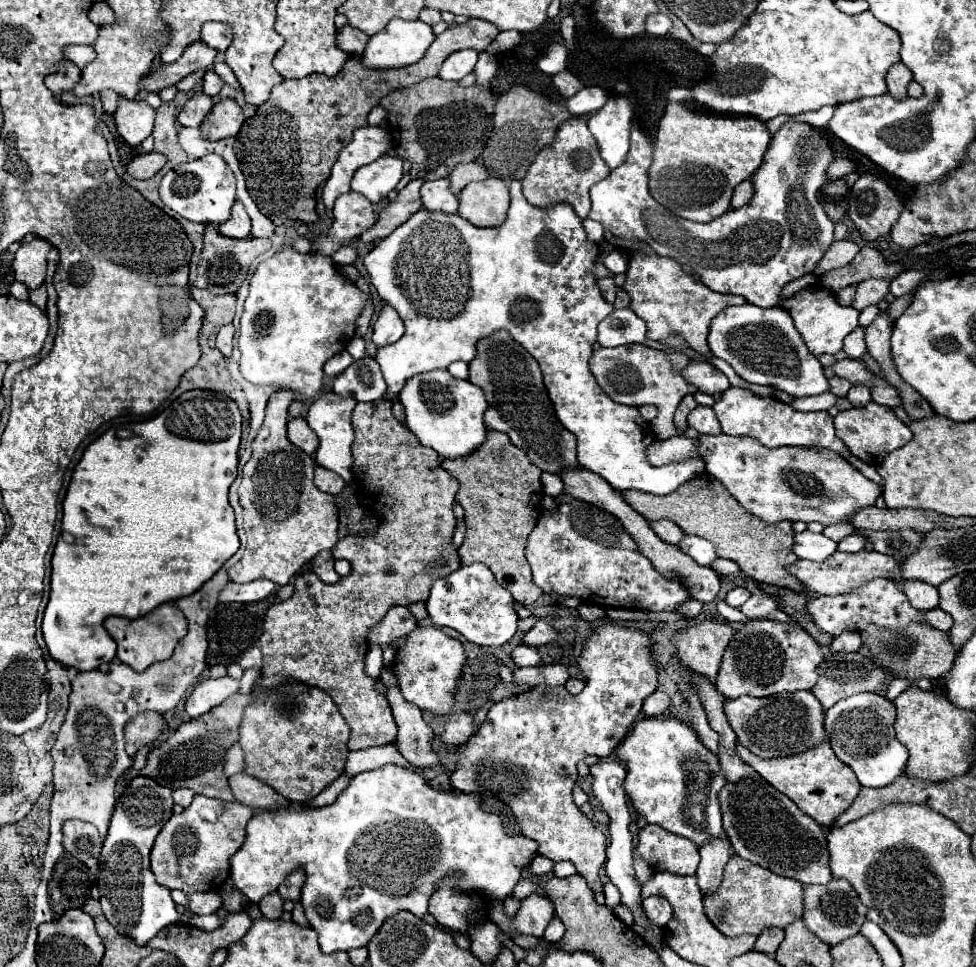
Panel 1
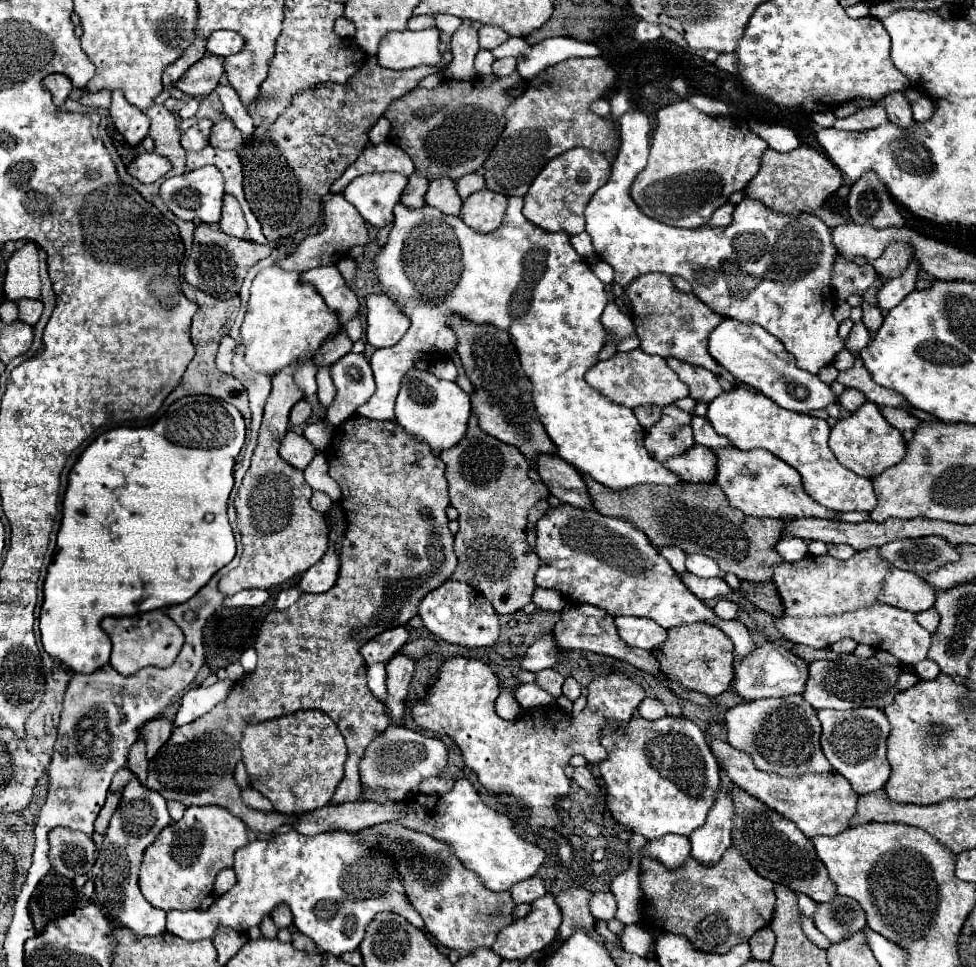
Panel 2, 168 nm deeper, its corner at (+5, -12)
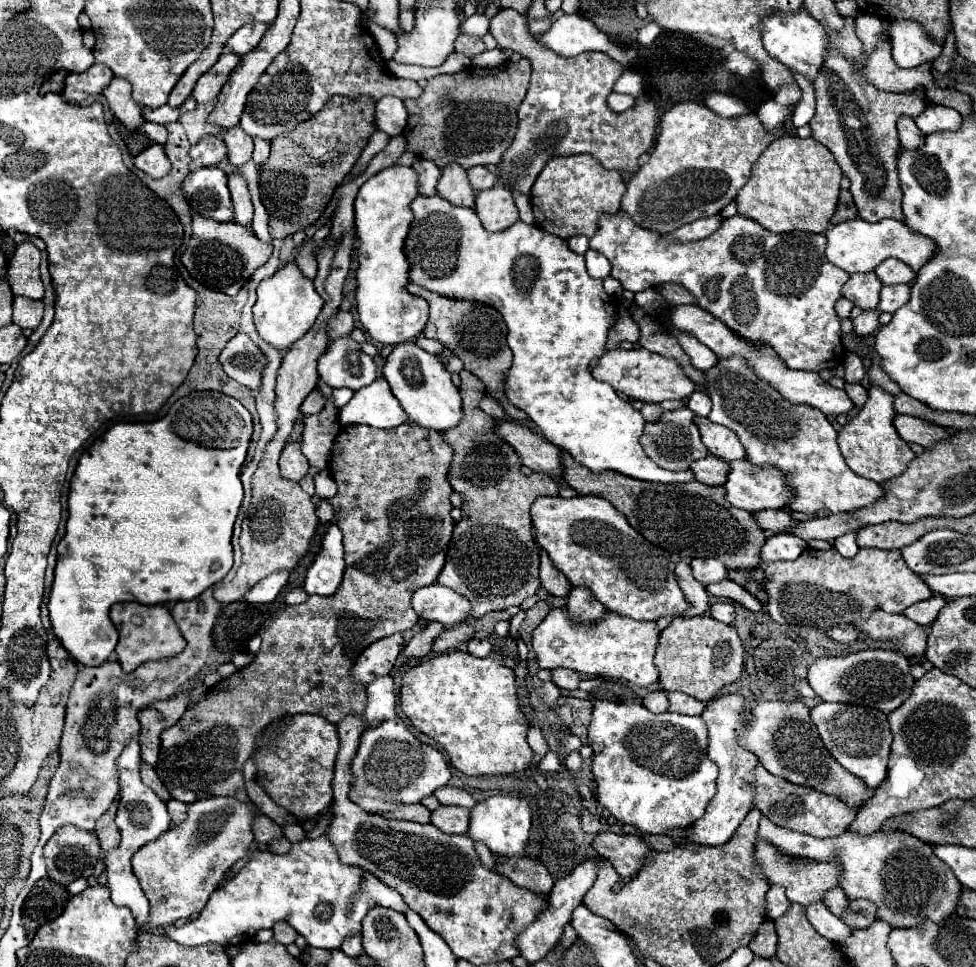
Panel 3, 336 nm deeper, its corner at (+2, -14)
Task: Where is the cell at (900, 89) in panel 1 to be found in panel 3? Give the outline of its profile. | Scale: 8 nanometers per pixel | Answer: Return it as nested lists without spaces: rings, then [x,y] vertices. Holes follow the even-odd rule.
[[[902,116],[898,120],[898,134],[900,134],[900,146],[902,148],[916,150],[924,144],[924,134],[918,130],[914,120],[908,118],[908,116]]]

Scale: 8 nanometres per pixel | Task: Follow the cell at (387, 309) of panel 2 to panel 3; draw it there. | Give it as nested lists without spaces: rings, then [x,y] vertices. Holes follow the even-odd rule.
[[[390,166],[366,180],[356,196],[354,202],[354,212],[356,212],[356,248],[358,248],[358,270],[356,270],[356,280],[358,280],[358,290],[356,290],[356,308],[360,314],[360,322],[364,330],[370,334],[374,342],[380,344],[400,344],[410,338],[414,338],[418,332],[424,330],[426,320],[428,320],[428,304],[424,298],[412,296],[406,290],[408,284],[408,262],[404,256],[404,240],[412,222],[412,210],[410,202],[418,196],[416,192],[416,172],[412,168],[400,168],[400,166]]]

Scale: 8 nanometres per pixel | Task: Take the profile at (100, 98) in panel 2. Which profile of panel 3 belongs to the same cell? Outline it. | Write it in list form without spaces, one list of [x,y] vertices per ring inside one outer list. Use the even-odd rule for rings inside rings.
[[[94,64],[86,72],[68,74],[68,80],[66,80],[62,96],[68,102],[82,104],[82,102],[86,102],[92,96],[102,94],[102,90],[110,84],[112,78],[114,76],[112,76],[110,68],[104,68],[102,64]]]

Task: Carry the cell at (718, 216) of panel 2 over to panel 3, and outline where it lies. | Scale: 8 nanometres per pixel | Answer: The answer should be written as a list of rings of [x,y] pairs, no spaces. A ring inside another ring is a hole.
[[[720,214],[710,216],[710,218],[700,218],[700,220],[694,220],[692,224],[684,224],[684,228],[678,228],[676,232],[666,234],[664,238],[672,240],[672,242],[690,242],[690,240],[708,238],[710,234],[714,234],[720,228],[722,220],[724,218]]]

